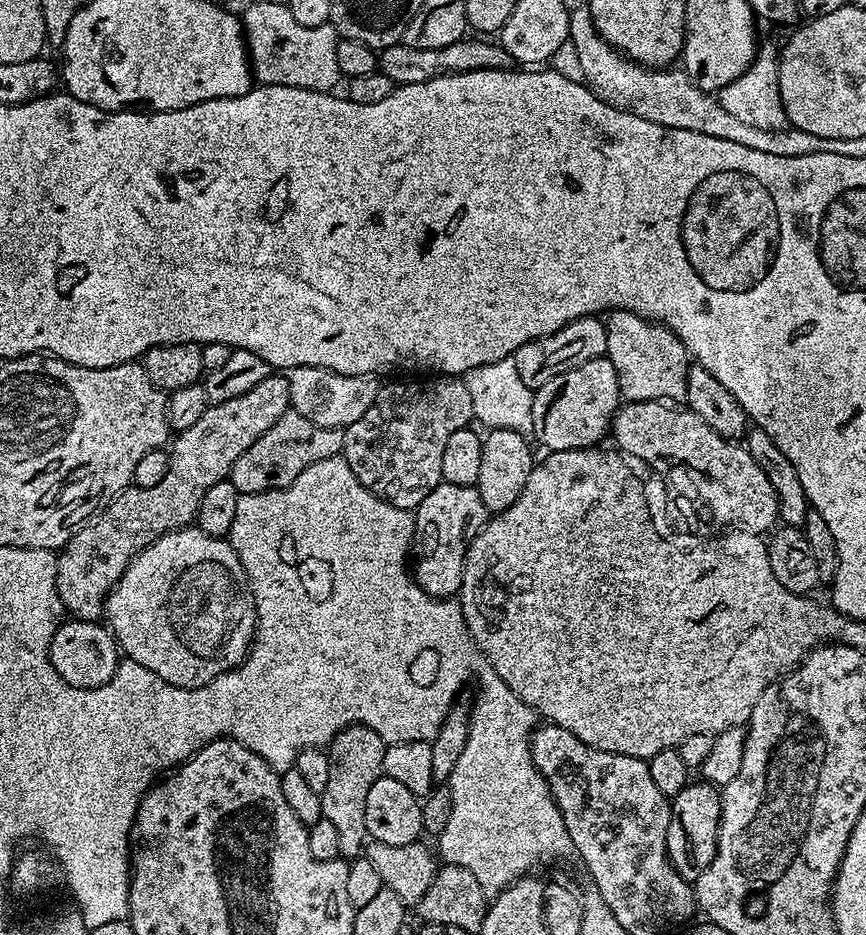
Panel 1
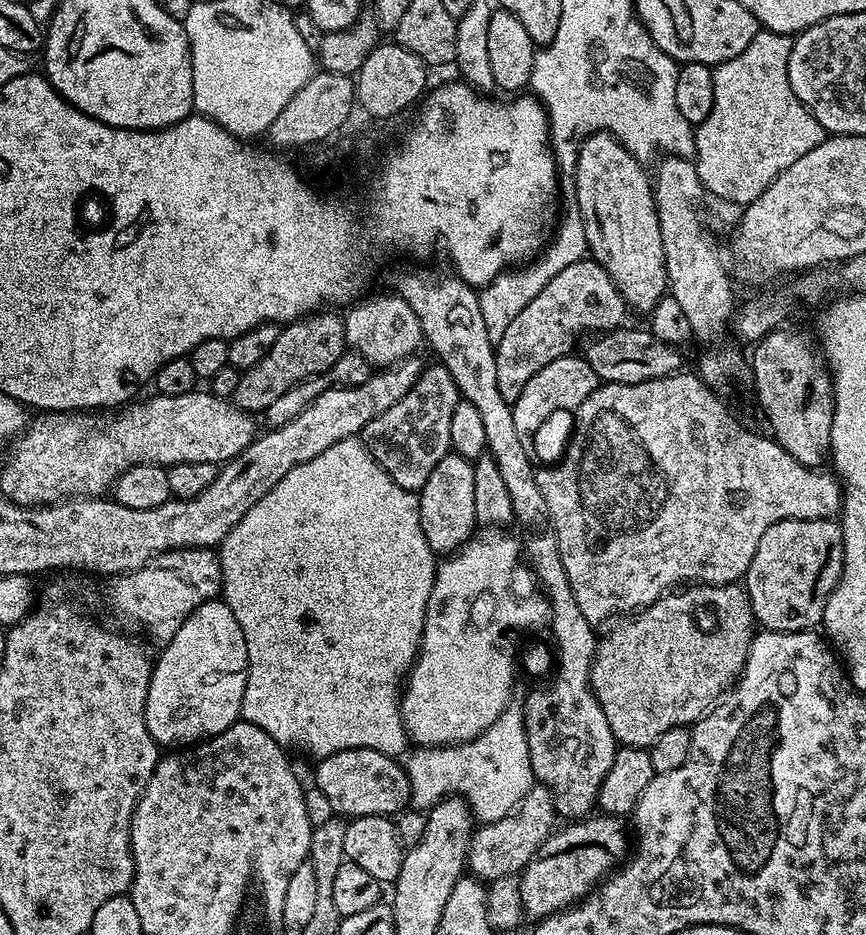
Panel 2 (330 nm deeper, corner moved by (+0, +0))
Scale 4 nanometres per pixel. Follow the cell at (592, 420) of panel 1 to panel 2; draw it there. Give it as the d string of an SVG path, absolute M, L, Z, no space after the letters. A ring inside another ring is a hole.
M569 354L550 362L550 366L542 366L542 370L538 370L538 374L534 374L530 382L522 386L522 394L518 394L518 398L511 404L514 427L518 430L518 439L522 441L522 446L531 449L535 445L536 435L539 434L544 420L550 419L555 412L560 412L563 408L579 408L598 387L596 375L587 359L583 355L576 355Z

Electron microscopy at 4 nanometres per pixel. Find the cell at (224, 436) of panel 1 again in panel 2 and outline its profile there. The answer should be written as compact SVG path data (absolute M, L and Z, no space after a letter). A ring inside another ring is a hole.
M321 310L305 314L283 325L278 334L278 342L270 346L266 358L262 358L258 366L250 366L241 371L234 397L236 407L245 412L262 414L275 400L282 398L286 390L330 370L330 366L334 366L334 362L338 362L338 358L342 358L346 351L343 315L335 316L332 312L335 311Z

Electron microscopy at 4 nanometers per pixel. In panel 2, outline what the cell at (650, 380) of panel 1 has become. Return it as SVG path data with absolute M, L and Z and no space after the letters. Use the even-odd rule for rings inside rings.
M595 132L582 142L578 150L576 163L576 204L575 211L586 226L588 256L599 262L610 274L614 286L619 290L625 305L636 312L650 314L654 306L668 292L668 275L666 274L666 254L662 250L662 234L658 222L658 210L654 195L654 184L644 173L645 165L634 158L628 150L610 135L609 132Z

